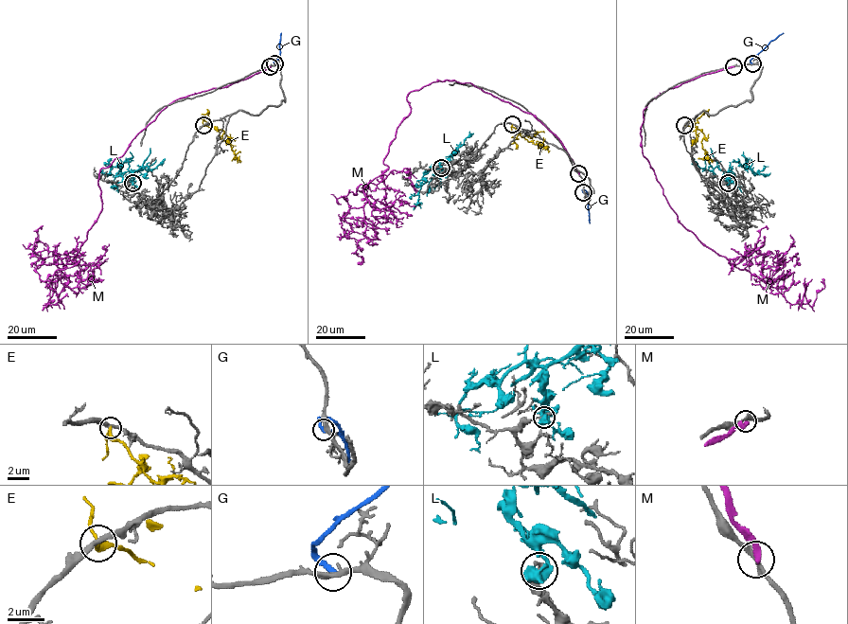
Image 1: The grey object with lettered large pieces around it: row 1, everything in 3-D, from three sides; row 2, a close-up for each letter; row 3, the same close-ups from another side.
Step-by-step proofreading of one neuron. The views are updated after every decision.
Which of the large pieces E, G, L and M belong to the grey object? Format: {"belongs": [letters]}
{"belongs": []}

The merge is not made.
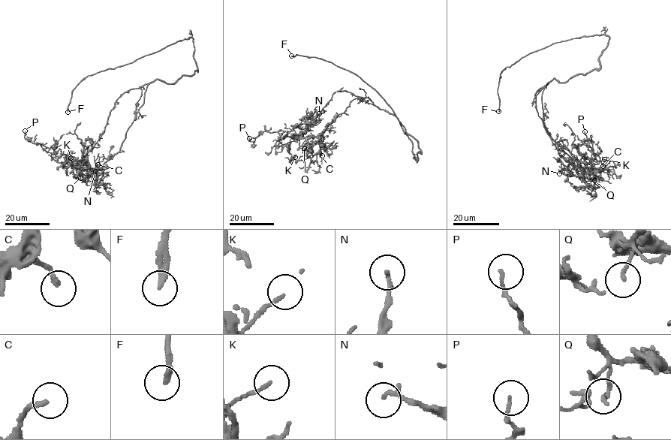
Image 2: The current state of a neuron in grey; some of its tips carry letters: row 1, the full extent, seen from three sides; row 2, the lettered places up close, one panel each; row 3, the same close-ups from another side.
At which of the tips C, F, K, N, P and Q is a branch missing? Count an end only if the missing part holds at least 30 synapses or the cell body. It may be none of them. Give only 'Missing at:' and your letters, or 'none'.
Missing at: C, F, N

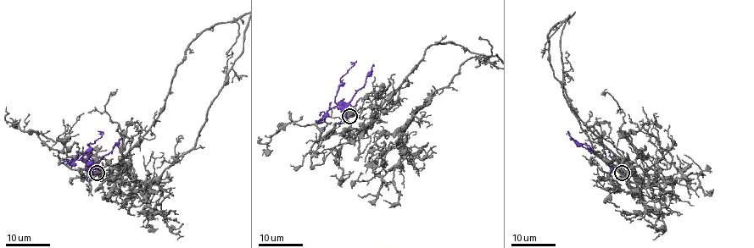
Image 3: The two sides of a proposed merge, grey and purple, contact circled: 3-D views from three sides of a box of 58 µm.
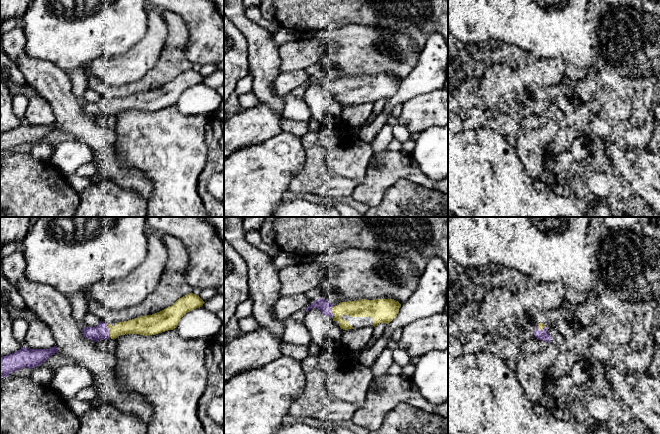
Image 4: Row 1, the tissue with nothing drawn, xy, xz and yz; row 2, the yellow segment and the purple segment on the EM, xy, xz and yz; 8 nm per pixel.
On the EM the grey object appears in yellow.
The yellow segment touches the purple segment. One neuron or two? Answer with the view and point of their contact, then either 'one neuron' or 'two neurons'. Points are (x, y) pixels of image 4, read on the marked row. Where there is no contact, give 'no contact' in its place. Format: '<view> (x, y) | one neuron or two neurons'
xy (109, 330) | one neuron

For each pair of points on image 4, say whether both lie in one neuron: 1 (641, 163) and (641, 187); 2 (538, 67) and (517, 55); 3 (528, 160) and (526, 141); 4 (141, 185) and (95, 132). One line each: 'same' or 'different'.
1: different
2: different
3: same
4: same

